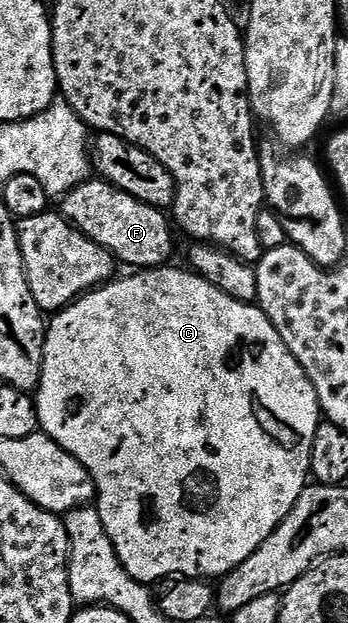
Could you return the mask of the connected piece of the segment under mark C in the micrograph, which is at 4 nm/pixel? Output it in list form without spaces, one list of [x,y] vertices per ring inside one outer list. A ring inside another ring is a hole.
[[[166,264],[151,270],[138,269],[136,272],[129,272],[126,278],[114,277],[106,282],[105,285],[98,286],[97,289],[90,290],[87,294],[82,294],[76,302],[66,306],[65,309],[56,311],[52,315],[45,331],[47,349],[43,352],[41,383],[37,385],[35,391],[37,425],[40,433],[47,435],[51,440],[55,440],[64,450],[71,452],[71,456],[75,456],[79,460],[79,464],[83,464],[83,468],[87,468],[87,472],[93,477],[93,483],[97,489],[95,509],[97,509],[99,516],[103,520],[103,528],[107,528],[107,536],[111,540],[111,544],[115,548],[123,568],[135,581],[146,584],[156,584],[162,578],[174,576],[199,578],[202,580],[220,580],[226,574],[230,574],[235,568],[239,568],[239,564],[243,564],[243,560],[247,560],[247,556],[251,556],[251,552],[255,552],[259,548],[259,544],[263,544],[263,540],[267,540],[267,536],[271,536],[271,532],[275,532],[275,528],[279,528],[279,524],[287,516],[287,512],[291,512],[291,508],[295,508],[295,500],[299,500],[299,496],[305,490],[311,478],[309,472],[311,444],[315,440],[317,426],[323,420],[321,406],[317,402],[317,393],[313,387],[313,381],[303,372],[299,360],[295,360],[295,356],[291,356],[287,344],[283,344],[279,332],[275,332],[271,320],[267,320],[267,316],[261,311],[261,307],[252,302],[235,300],[231,296],[227,296],[227,292],[219,292],[219,288],[215,288],[215,284],[211,284],[207,279],[202,278],[201,275],[194,274],[192,269],[184,269],[176,270],[173,264]]]

